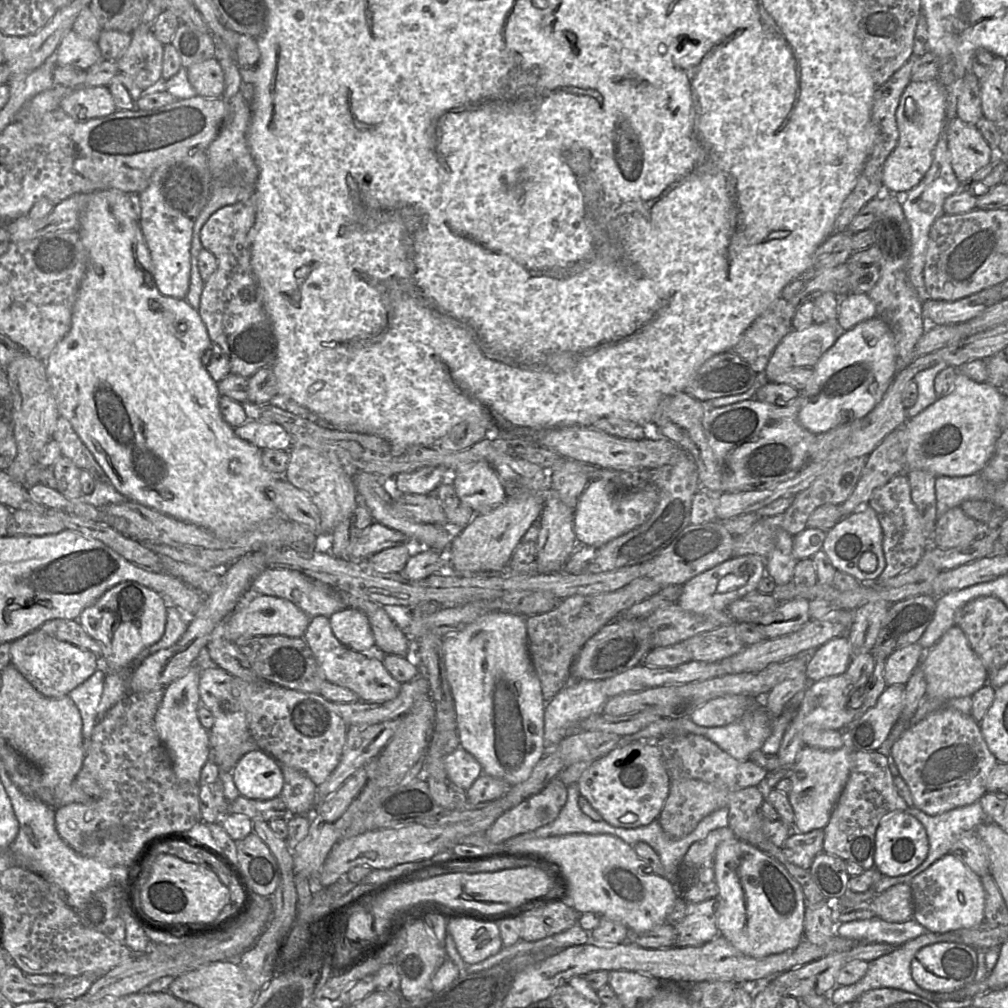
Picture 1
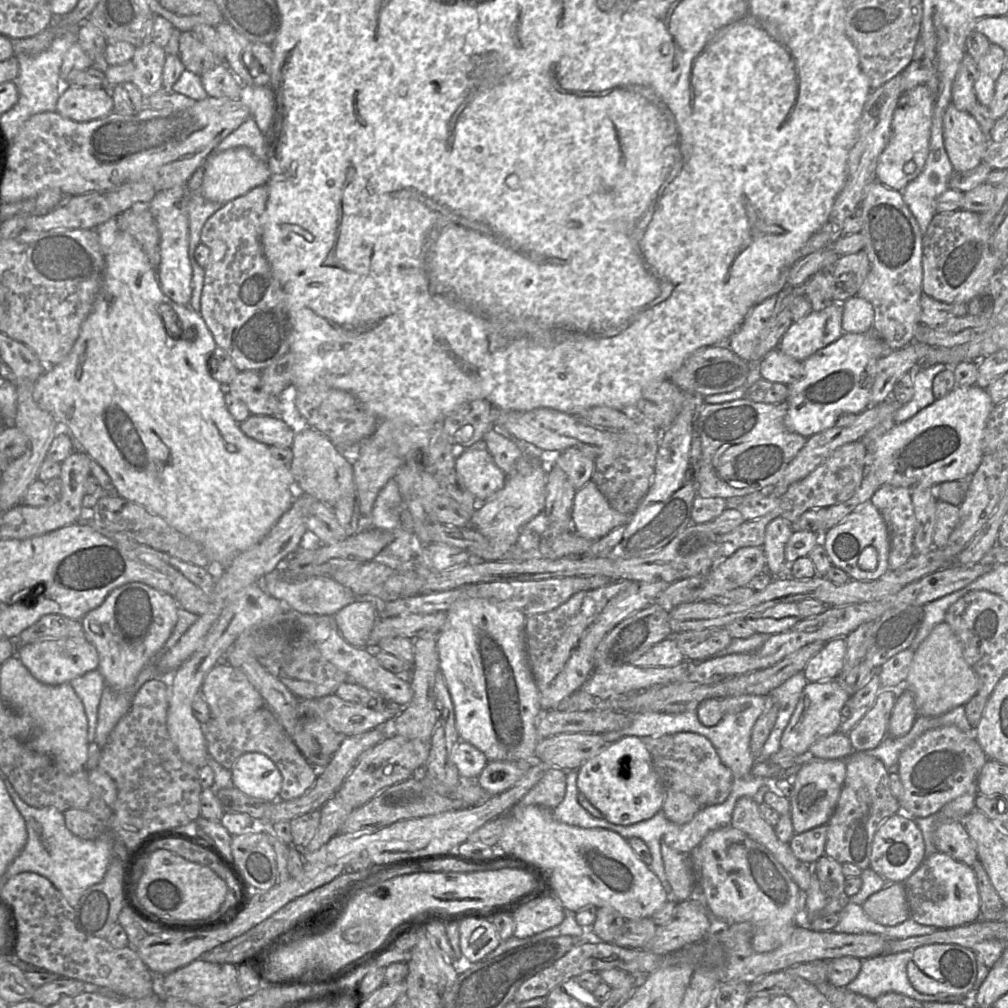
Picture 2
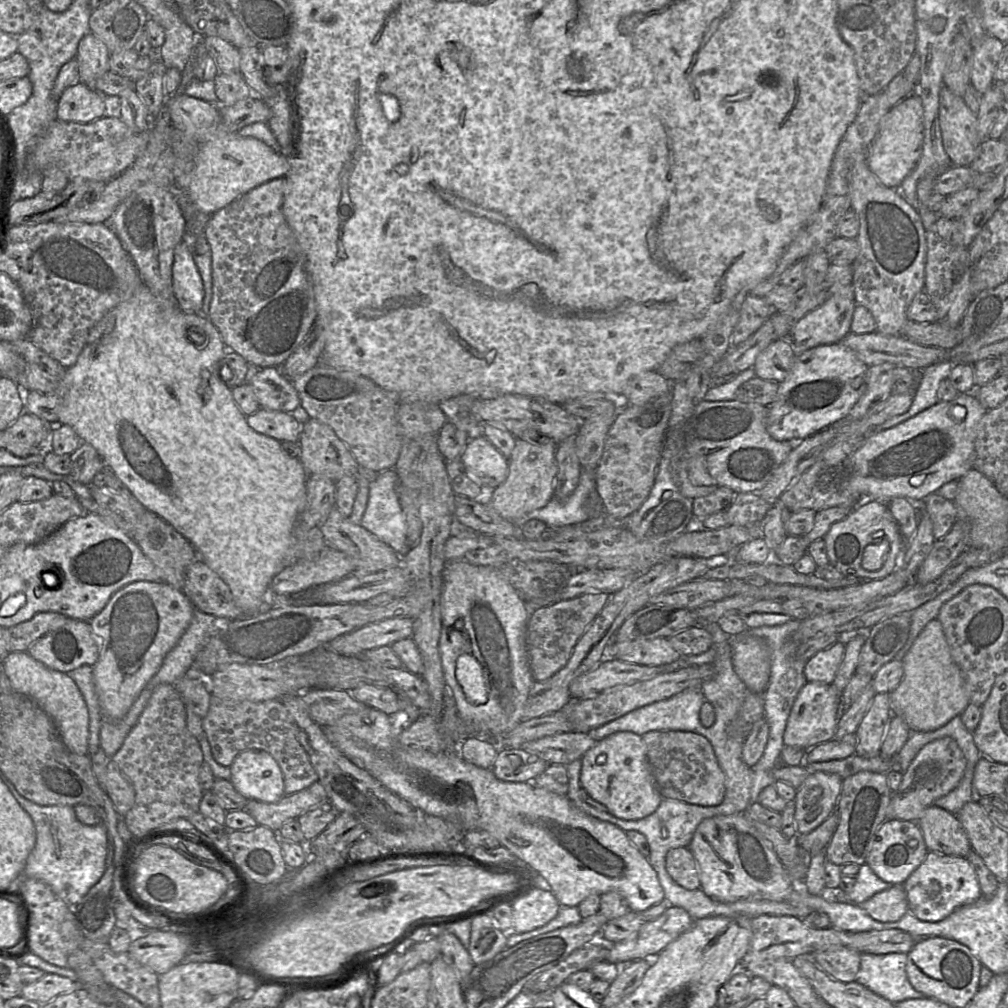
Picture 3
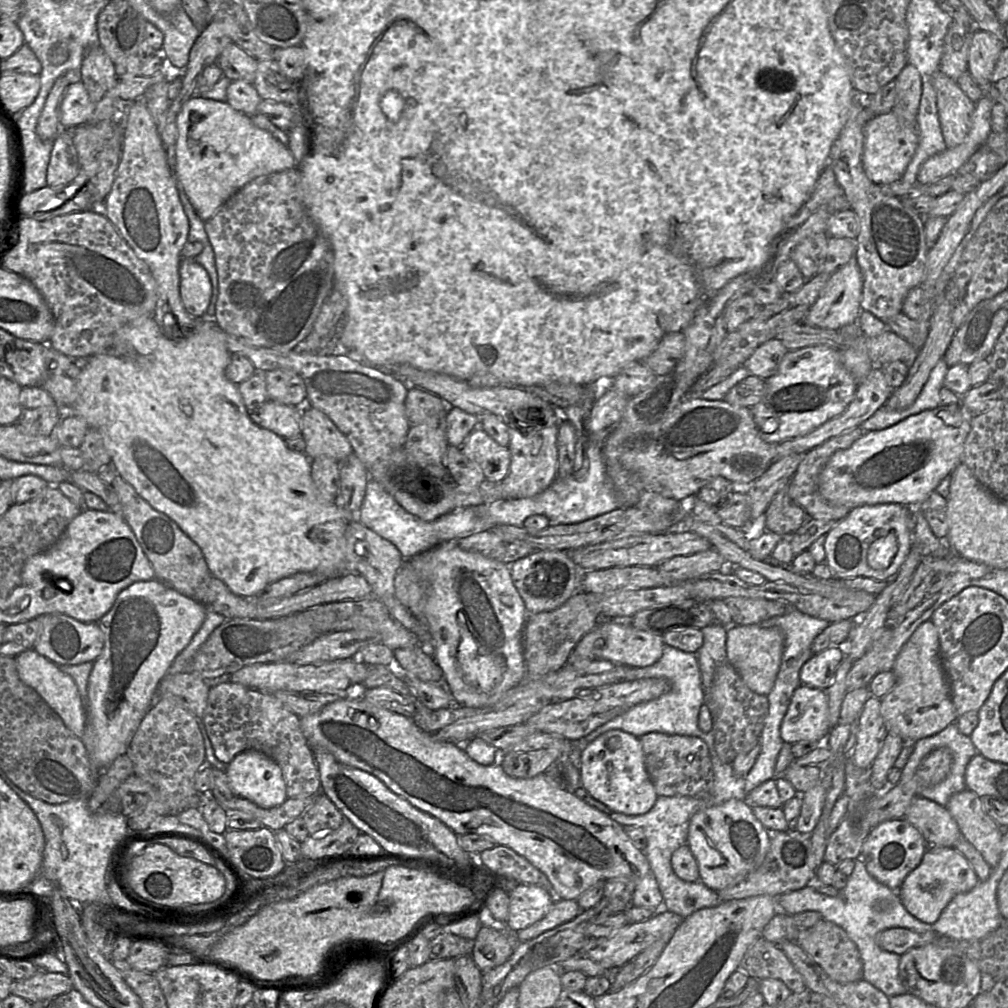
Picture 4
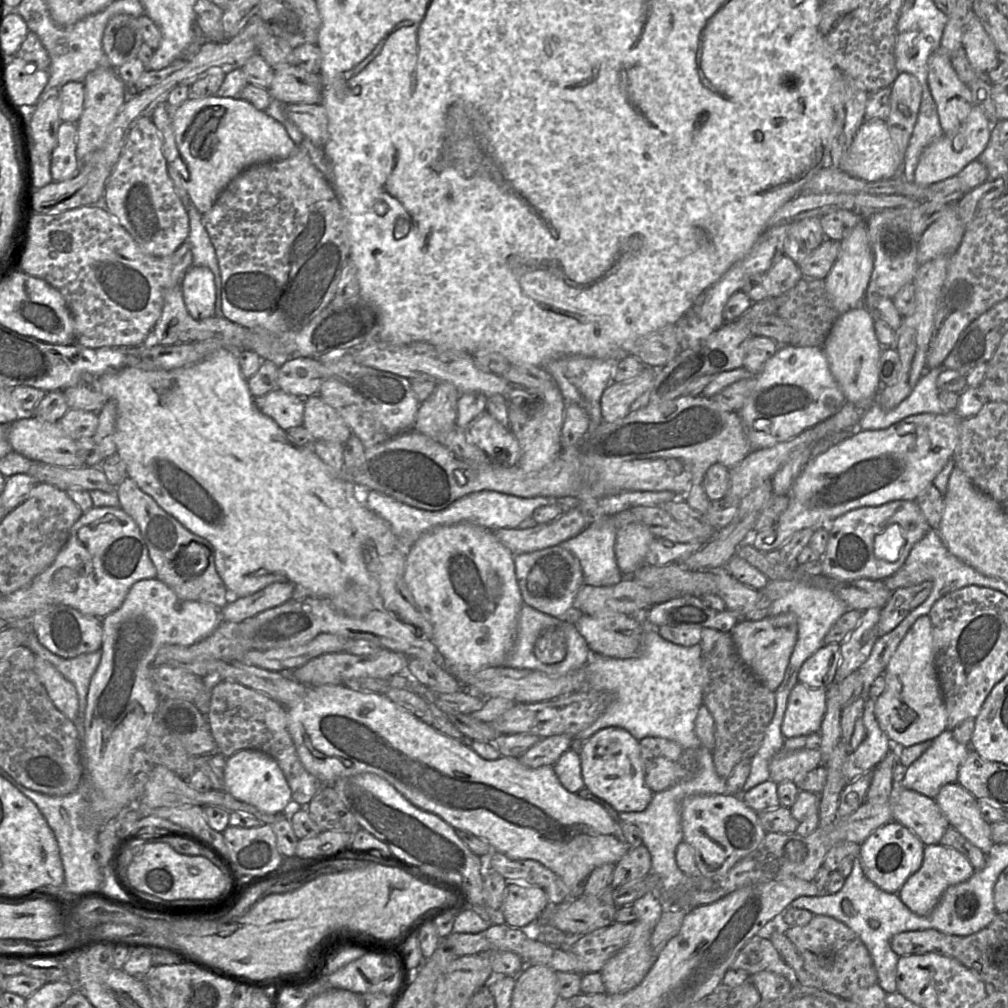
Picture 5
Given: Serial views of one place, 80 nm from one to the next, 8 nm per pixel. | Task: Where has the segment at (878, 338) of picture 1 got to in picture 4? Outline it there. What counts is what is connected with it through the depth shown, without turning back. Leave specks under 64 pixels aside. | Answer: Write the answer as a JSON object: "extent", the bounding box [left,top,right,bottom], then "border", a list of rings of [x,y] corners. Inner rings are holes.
{"extent":[750,345,859,444],"border":[[[823,345],[789,350],[777,373],[765,381],[763,398],[750,409],[761,438],[770,444],[805,435],[842,414],[854,399],[859,385],[844,366],[839,349]]]}

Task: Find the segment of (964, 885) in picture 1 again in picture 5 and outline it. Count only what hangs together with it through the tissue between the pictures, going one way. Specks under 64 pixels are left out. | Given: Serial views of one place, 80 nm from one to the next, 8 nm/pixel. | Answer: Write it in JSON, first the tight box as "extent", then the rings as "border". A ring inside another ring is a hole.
{"extent":[898,844,974,916],"border":[[[941,844],[926,845],[921,867],[907,879],[898,896],[913,913],[925,916],[935,908],[948,887],[968,880],[974,872],[969,860],[958,850]]]}

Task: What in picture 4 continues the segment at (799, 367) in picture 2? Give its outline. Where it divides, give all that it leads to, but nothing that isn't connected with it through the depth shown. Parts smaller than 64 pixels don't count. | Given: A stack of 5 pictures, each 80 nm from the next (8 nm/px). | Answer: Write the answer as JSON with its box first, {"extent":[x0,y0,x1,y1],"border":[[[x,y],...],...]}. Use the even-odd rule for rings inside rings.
{"extent":[743,339,788,380],"border":[[[770,339],[758,346],[743,366],[751,375],[766,380],[777,373],[779,364],[788,351],[780,340]]]}

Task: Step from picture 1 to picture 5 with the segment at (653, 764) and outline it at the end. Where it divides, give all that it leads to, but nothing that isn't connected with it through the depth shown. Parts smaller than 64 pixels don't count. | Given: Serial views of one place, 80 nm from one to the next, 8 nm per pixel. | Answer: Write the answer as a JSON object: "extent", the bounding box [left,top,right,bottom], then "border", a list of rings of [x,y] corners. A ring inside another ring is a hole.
{"extent":[579,726,653,813],"border":[[[609,726],[598,730],[579,748],[584,786],[618,813],[640,812],[649,805],[653,792],[645,783],[639,741],[627,730]]]}

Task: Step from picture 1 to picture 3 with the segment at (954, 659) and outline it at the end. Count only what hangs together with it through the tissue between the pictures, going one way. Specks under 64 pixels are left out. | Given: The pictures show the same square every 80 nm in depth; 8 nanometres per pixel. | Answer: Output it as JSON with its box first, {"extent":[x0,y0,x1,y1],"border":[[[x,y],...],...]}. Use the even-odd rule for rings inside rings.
{"extent":[890,620,969,732],"border":[[[939,620],[930,621],[923,628],[903,657],[902,664],[904,676],[890,693],[890,708],[892,715],[904,719],[911,732],[934,731],[961,715],[969,705],[964,677],[951,655]]]}

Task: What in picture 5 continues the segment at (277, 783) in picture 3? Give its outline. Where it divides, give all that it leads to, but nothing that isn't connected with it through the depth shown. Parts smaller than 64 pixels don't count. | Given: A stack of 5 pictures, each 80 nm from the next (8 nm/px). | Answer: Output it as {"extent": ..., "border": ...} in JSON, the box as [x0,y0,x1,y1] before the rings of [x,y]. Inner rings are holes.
{"extent":[225,749,293,814],"border":[[[243,749],[226,758],[225,791],[239,801],[255,806],[267,814],[286,814],[293,806],[291,790],[274,758],[256,749]]]}

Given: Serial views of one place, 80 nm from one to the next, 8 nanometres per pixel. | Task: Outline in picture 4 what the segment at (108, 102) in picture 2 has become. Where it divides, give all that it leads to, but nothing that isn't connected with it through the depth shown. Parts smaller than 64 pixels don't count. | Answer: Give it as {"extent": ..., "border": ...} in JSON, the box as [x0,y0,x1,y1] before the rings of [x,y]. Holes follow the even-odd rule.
{"extent":[60,80,95,129],"border":[[[80,80],[71,83],[66,89],[60,108],[60,124],[62,129],[73,129],[86,124],[93,116],[95,105]]]}

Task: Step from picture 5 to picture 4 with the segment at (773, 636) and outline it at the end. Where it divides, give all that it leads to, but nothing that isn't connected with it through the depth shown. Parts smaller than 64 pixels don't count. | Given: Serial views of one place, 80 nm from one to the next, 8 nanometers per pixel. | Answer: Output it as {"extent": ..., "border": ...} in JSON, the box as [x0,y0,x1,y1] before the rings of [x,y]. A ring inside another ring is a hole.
{"extent":[727,624,784,695],"border":[[[758,624],[727,628],[727,661],[735,668],[747,687],[760,695],[768,695],[779,672],[784,649],[784,635],[779,628],[763,628]]]}

